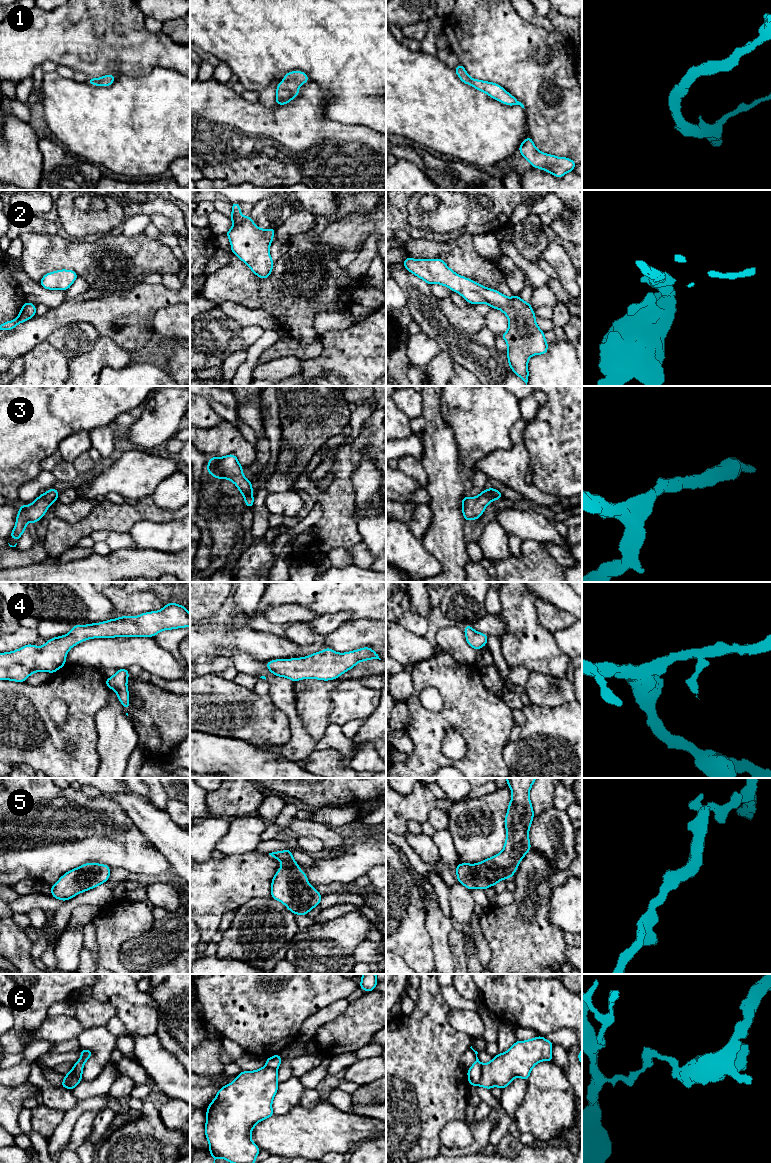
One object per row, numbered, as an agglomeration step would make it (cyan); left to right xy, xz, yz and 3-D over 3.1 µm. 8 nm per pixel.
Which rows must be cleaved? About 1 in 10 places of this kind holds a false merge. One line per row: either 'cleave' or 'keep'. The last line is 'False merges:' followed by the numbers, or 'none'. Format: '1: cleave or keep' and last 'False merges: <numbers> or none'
1: keep
2: keep
3: keep
4: keep
5: keep
6: cleave
False merges: 6

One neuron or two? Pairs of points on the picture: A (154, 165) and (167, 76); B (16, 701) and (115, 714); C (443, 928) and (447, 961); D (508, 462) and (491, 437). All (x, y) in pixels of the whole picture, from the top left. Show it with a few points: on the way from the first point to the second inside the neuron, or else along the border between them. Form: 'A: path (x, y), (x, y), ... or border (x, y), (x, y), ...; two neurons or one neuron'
A: path (154, 143), (154, 122), (165, 111), (167, 98); one neuron
B: border (106, 690), (107, 702), (95, 715), (97, 736); two neurons
C: path (442, 936), (442, 953); one neuron
D: border (511, 429), (511, 446), (495, 449), (479, 461); two neurons

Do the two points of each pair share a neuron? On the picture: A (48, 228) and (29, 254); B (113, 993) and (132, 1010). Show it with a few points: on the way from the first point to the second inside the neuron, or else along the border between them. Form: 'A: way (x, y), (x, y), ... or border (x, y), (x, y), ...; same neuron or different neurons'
A: border (56, 233), (23, 233), (21, 235); different neurons
B: way (118, 996), (127, 1005); same neuron

